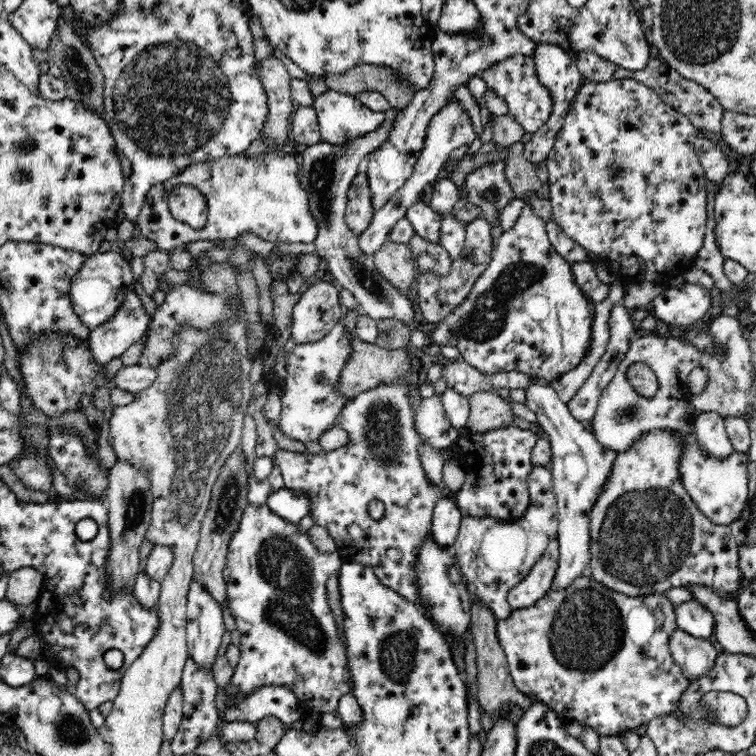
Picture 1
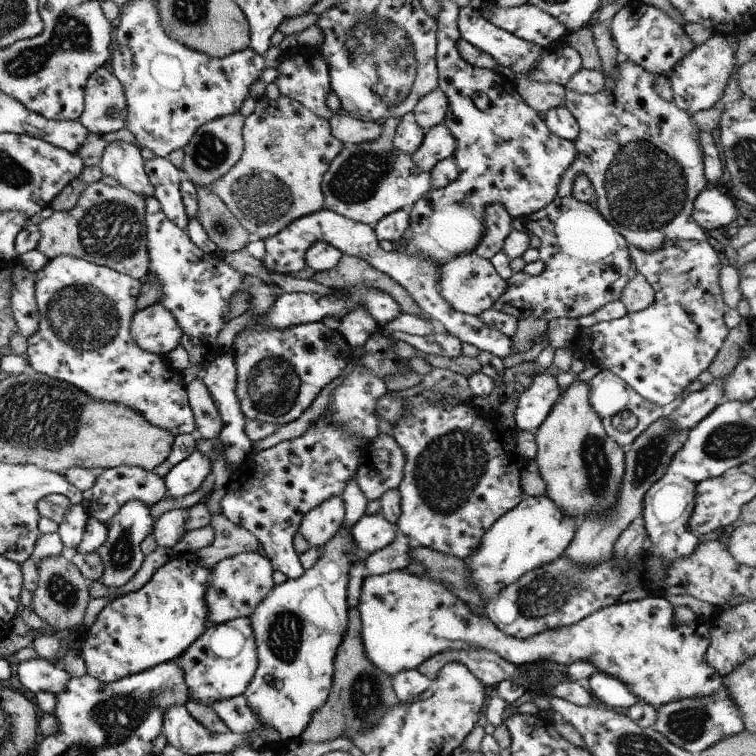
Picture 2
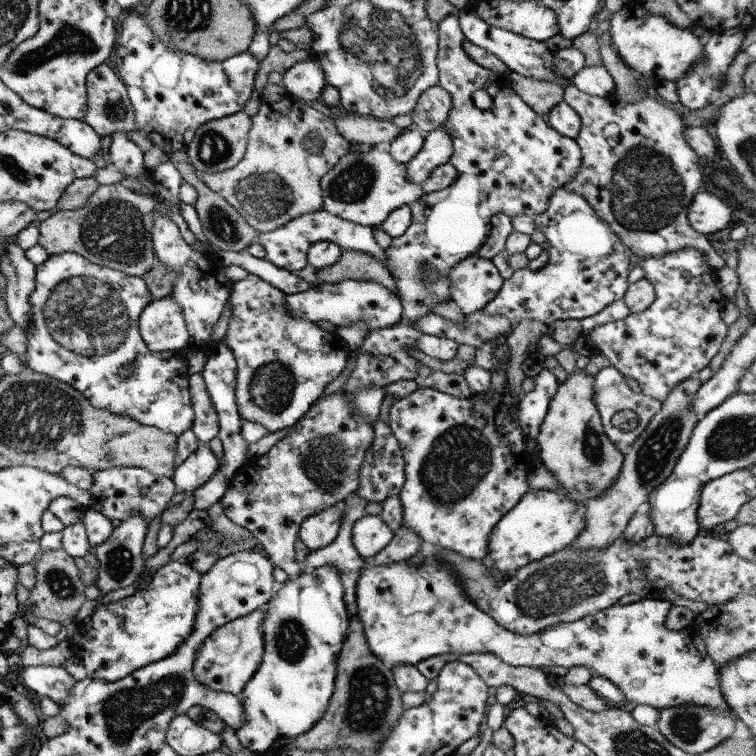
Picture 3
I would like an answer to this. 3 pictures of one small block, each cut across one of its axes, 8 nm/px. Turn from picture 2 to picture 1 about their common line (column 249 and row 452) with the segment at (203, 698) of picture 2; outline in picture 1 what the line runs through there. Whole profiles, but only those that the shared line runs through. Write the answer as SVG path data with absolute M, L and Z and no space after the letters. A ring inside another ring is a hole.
M658 432L642 436L640 440L634 442L634 446L628 452L617 454L612 463L611 473L607 476L602 487L597 492L596 498L593 500L589 512L589 531L591 541L589 549L591 550L591 565L587 571L591 575L594 582L603 584L612 592L619 592L626 596L642 596L652 593L661 594L669 588L685 587L694 583L700 583L704 586L714 587L718 594L726 594L726 592L734 592L737 588L742 588L742 578L739 578L738 569L738 551L739 544L732 536L731 528L726 525L714 524L704 516L703 512L698 510L698 507L688 493L681 485L681 478L679 477L679 454L681 453L681 446L679 446L679 436L674 433Z

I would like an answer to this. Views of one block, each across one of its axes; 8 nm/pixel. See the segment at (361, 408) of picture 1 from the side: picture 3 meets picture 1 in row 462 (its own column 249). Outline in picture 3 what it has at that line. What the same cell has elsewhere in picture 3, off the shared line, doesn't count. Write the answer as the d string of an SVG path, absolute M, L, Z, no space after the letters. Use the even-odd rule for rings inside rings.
M250 273L242 281L232 284L228 296L231 315L223 338L236 362L236 409L242 419L260 424L268 433L291 429L303 415L309 413L325 387L337 379L346 367L350 350L335 331L322 330L309 319L289 316L285 297L284 292Z

